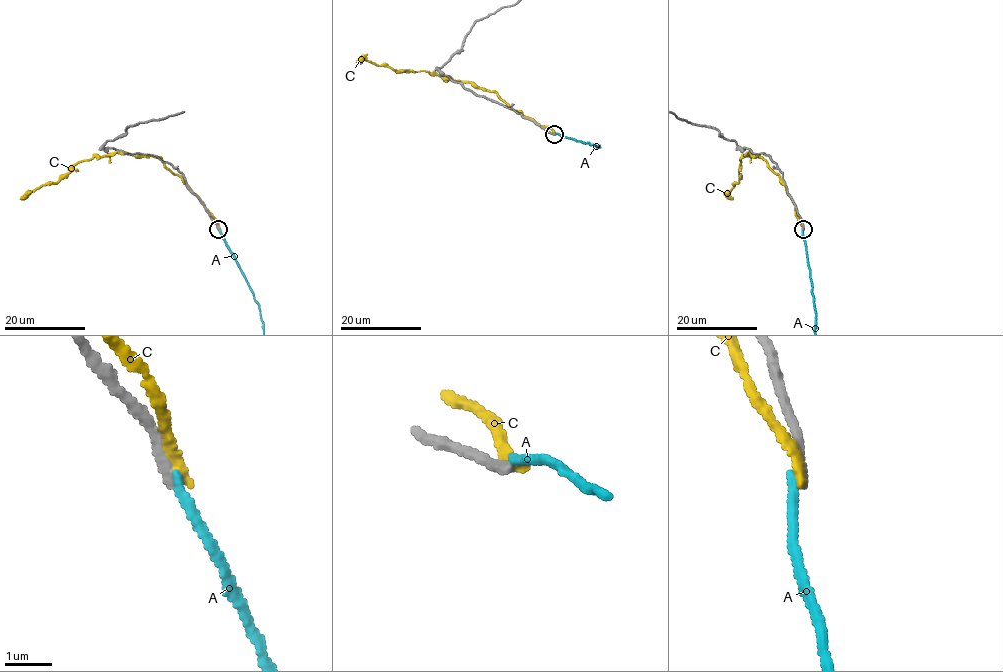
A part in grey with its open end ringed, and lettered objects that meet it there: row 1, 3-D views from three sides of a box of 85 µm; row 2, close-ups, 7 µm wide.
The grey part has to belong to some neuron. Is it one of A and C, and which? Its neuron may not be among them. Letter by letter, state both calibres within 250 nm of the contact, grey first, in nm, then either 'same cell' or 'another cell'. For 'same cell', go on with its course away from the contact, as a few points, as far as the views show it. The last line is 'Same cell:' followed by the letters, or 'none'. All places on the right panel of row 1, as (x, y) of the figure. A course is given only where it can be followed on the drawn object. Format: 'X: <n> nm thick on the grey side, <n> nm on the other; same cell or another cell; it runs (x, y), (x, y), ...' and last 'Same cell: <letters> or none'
A: 240 nm thick on the grey side, 190 nm on the other; another cell
C: 280 nm thick on the grey side, 240 nm on the other; another cell
Same cell: none

